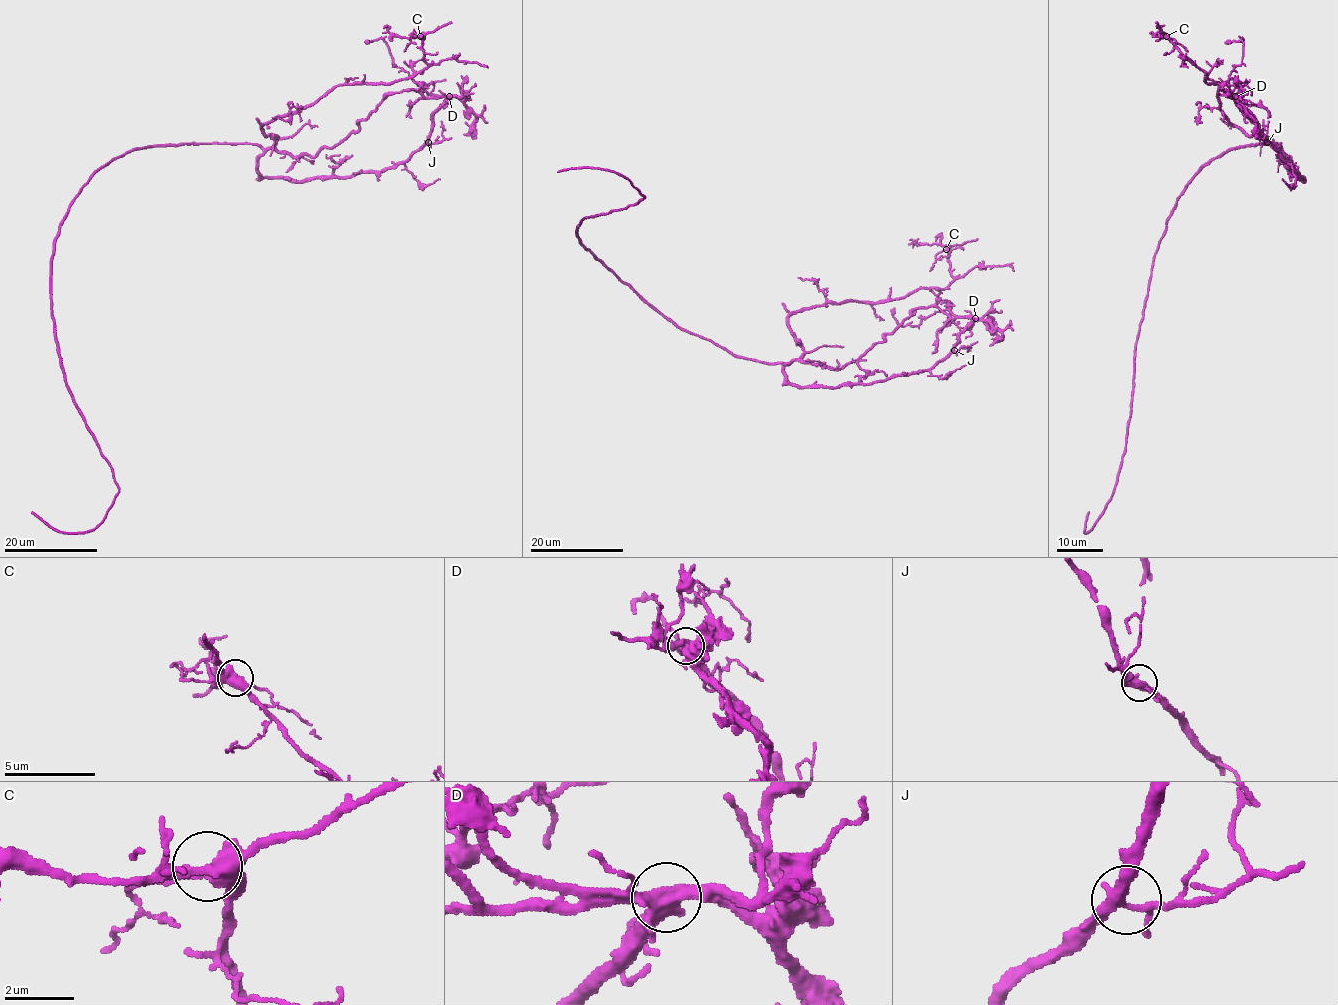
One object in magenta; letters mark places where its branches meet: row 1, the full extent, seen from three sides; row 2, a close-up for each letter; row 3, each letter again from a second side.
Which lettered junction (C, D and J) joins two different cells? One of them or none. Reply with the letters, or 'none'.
none

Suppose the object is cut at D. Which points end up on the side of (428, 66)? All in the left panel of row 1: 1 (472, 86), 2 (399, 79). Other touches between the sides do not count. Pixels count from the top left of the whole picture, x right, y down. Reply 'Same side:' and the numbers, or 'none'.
Same side: 2

